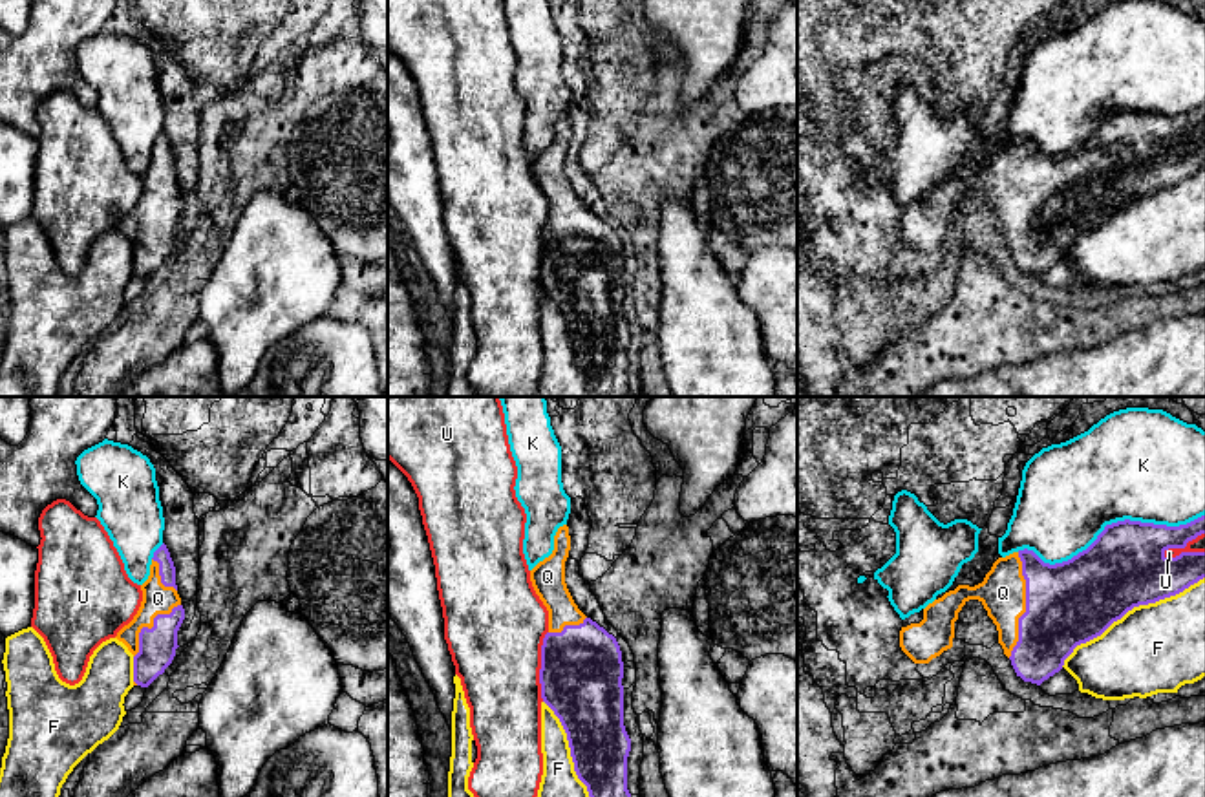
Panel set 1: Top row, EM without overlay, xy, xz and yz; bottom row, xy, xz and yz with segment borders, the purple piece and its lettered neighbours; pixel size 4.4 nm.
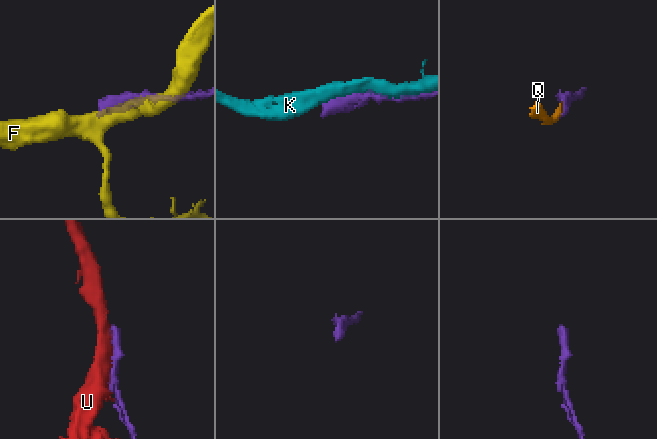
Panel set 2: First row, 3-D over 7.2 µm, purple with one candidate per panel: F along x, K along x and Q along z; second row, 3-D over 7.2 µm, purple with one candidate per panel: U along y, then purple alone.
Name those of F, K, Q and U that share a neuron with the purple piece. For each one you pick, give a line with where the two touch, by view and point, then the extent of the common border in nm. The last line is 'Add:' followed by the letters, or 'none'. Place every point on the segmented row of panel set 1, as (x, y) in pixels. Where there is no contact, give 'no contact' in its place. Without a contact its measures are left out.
Q: contact yz (1026, 605); length 460 nm
Add: Q

